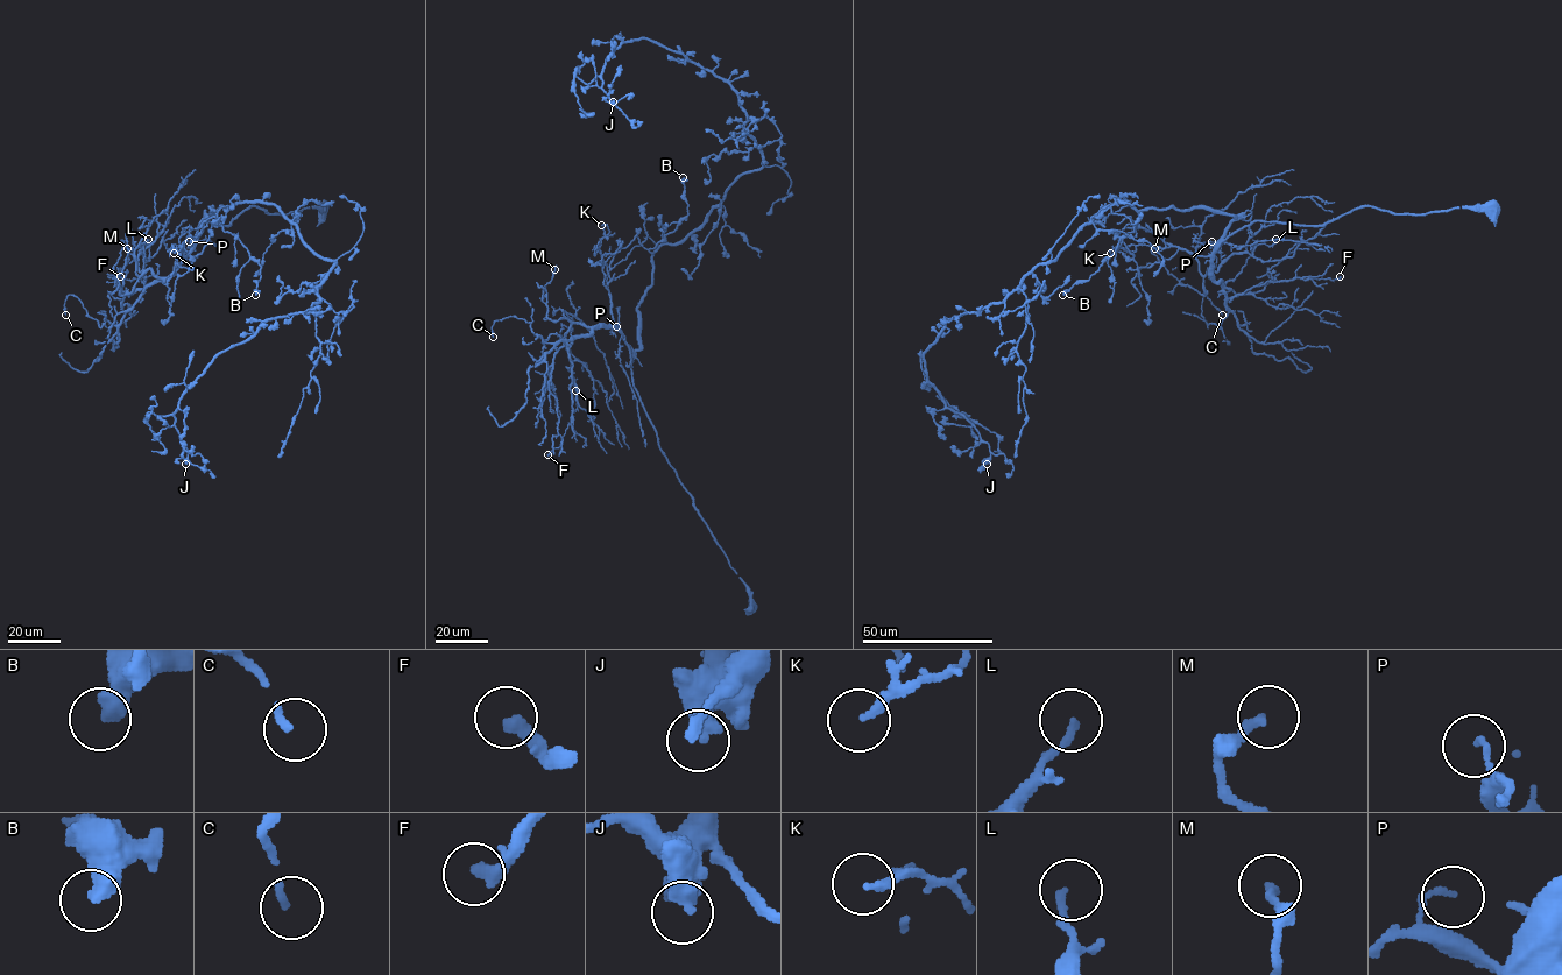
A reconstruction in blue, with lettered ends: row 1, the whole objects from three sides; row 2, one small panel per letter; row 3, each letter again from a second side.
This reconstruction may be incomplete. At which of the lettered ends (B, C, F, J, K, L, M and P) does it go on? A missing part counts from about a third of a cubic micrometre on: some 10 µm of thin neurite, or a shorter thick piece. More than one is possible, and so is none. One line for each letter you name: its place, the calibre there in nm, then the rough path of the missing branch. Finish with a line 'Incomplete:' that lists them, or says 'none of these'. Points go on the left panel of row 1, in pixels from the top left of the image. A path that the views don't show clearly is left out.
Incomplete: none of these

